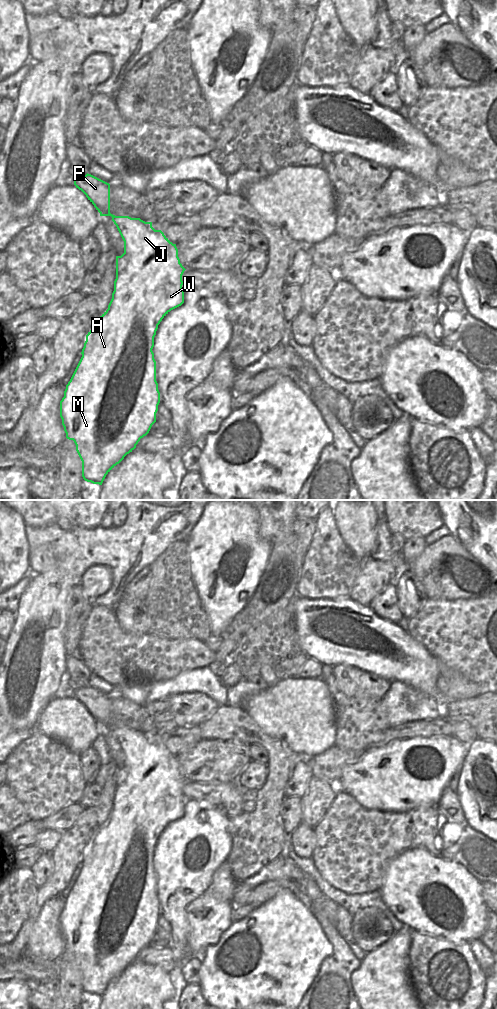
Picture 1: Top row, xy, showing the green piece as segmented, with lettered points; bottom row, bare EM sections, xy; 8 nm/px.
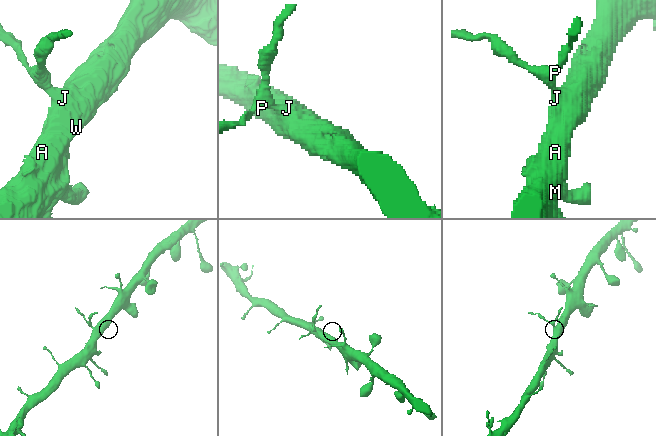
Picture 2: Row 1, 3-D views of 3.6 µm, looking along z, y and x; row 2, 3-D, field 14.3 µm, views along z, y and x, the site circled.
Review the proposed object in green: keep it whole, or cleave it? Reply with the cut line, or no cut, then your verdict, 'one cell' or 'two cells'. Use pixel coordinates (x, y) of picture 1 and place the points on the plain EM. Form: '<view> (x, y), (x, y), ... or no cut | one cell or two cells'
no cut | one cell

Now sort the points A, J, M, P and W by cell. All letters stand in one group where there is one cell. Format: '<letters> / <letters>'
A J M P W

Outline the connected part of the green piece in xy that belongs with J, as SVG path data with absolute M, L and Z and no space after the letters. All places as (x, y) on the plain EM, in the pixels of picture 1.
M86 686L74 692L94 717L100 728L111 728L123 753L124 765L116 768L116 791L108 821L100 828L86 847L82 869L60 913L60 929L66 950L73 952L82 973L82 989L85 993L102 997L106 987L132 964L141 950L146 948L156 934L160 904L156 893L156 873L152 863L154 849L162 831L184 815L182 787L186 782L180 775L178 761L161 742L155 742L152 734L110 725L110 696Z

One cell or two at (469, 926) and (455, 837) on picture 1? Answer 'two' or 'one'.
two

